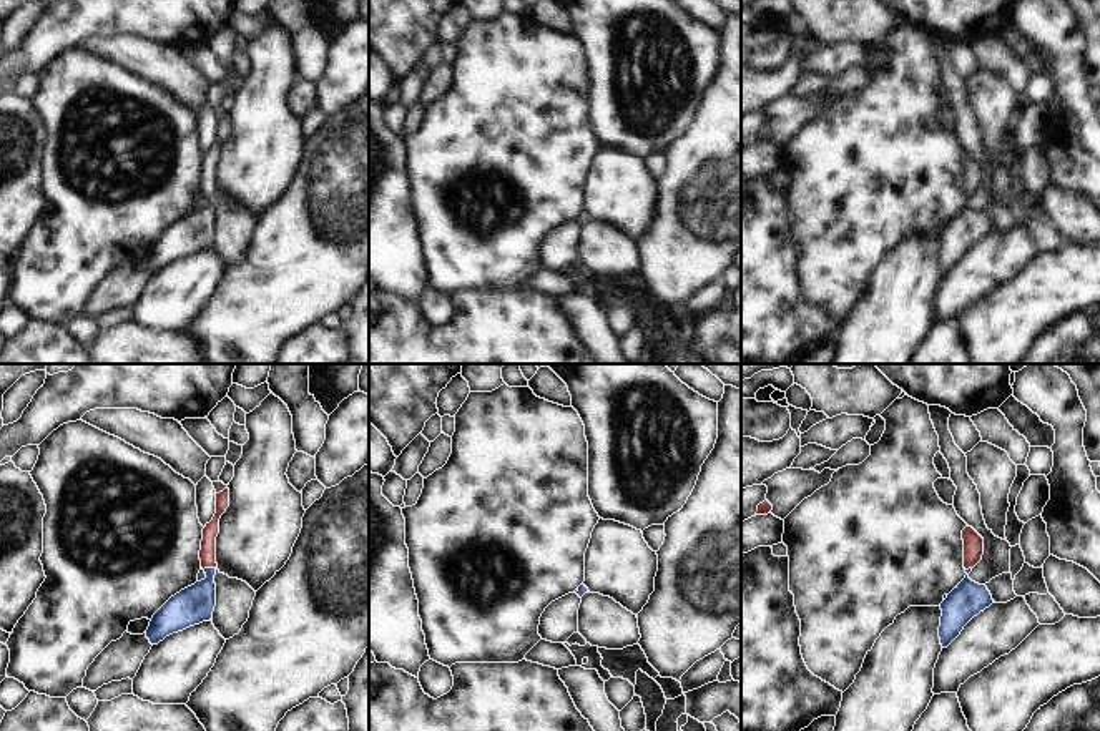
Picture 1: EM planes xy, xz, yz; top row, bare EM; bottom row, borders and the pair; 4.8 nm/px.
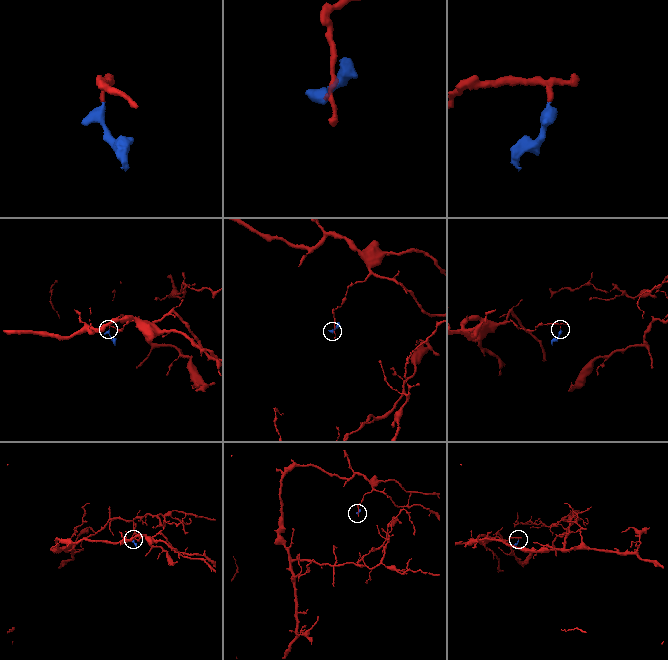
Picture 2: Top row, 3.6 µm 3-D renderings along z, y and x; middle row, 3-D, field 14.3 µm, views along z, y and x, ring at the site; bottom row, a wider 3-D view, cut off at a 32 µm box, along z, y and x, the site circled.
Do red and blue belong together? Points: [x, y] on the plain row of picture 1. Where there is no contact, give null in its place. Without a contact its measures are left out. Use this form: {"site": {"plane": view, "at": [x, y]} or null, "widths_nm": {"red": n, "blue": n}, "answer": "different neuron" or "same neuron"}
{"site": {"plane": "xy", "at": [208, 195]}, "widths_nm": {"red": 80, "blue": 190}, "answer": "same neuron"}

